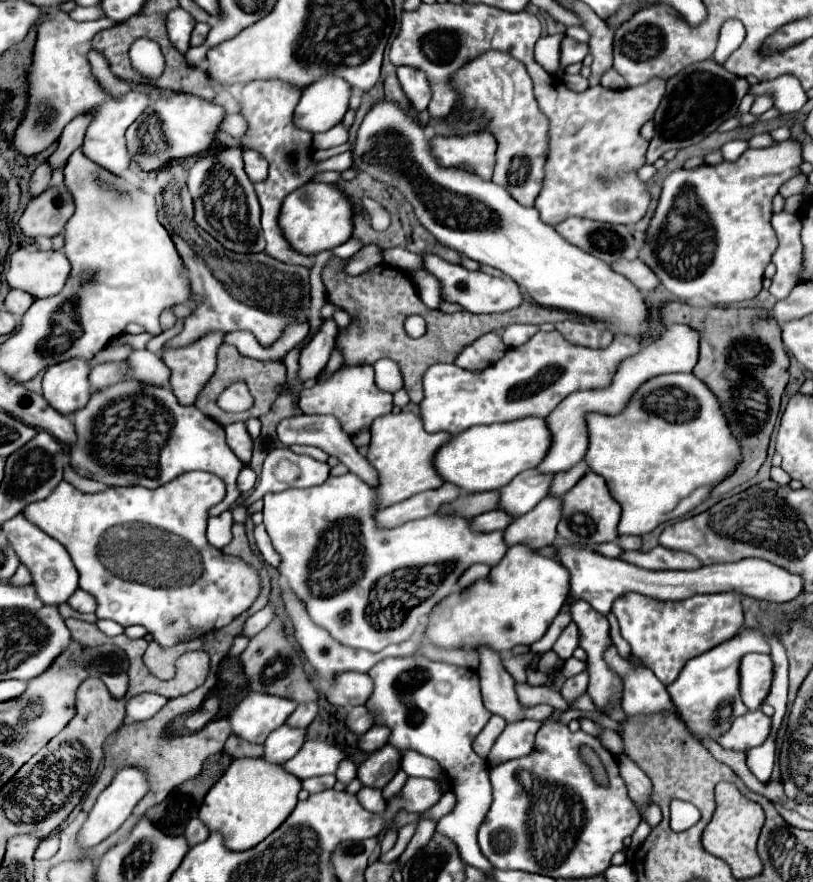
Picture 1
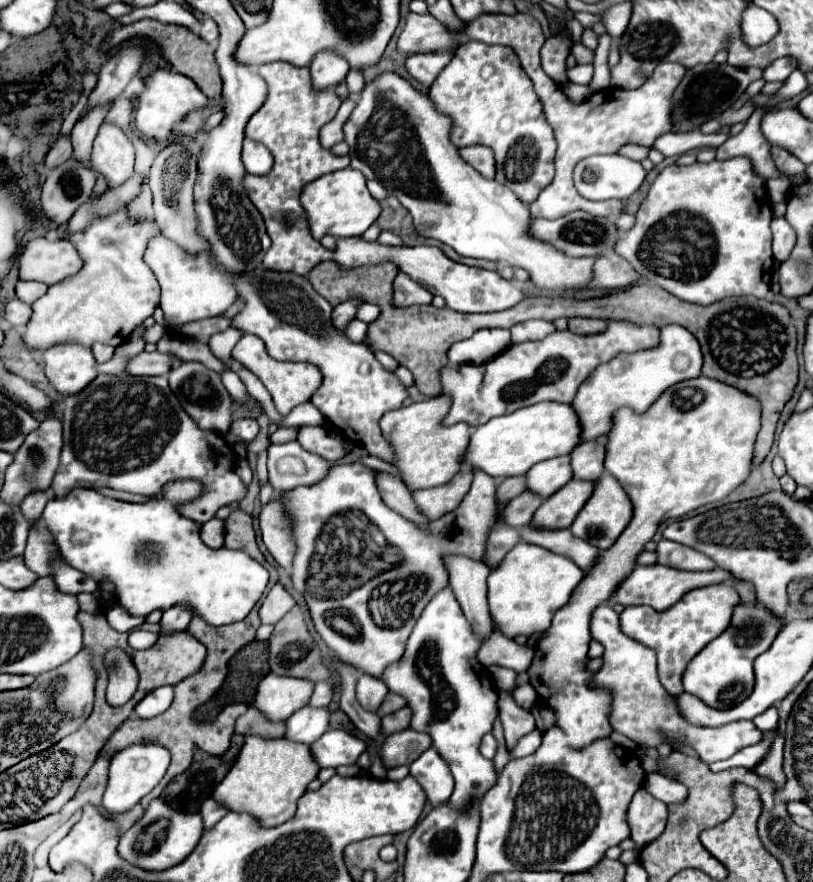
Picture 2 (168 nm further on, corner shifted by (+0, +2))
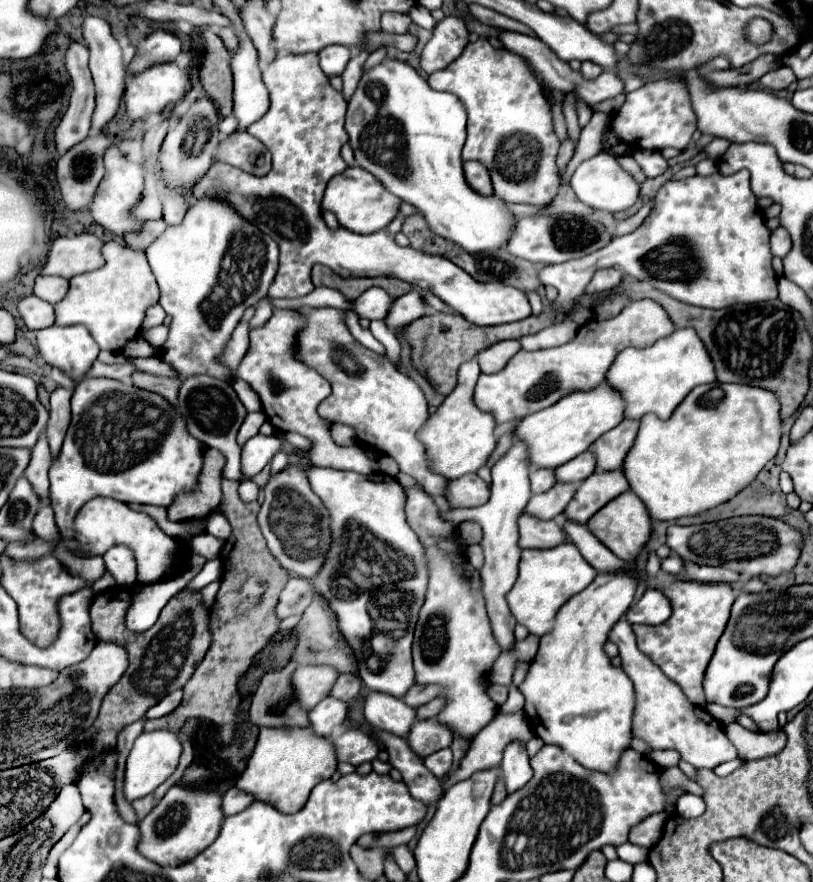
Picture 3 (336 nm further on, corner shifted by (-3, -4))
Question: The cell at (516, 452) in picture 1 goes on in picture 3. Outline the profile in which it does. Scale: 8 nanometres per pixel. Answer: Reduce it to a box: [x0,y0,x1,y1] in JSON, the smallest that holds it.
[516,384,624,468]

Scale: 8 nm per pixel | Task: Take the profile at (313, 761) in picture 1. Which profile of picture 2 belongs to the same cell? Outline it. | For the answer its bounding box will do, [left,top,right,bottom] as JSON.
[311,730,365,768]

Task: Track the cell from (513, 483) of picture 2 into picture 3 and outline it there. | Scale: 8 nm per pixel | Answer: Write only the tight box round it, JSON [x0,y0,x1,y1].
[530,468,558,494]

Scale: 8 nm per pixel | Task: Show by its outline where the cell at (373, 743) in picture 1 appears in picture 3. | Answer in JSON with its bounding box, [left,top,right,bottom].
[418,696,446,720]

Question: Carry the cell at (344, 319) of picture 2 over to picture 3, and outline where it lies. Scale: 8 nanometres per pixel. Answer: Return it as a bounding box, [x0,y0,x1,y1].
[354,288,394,320]

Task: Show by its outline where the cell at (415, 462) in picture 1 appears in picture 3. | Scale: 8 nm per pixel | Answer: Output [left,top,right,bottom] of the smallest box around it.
[420,360,496,480]

